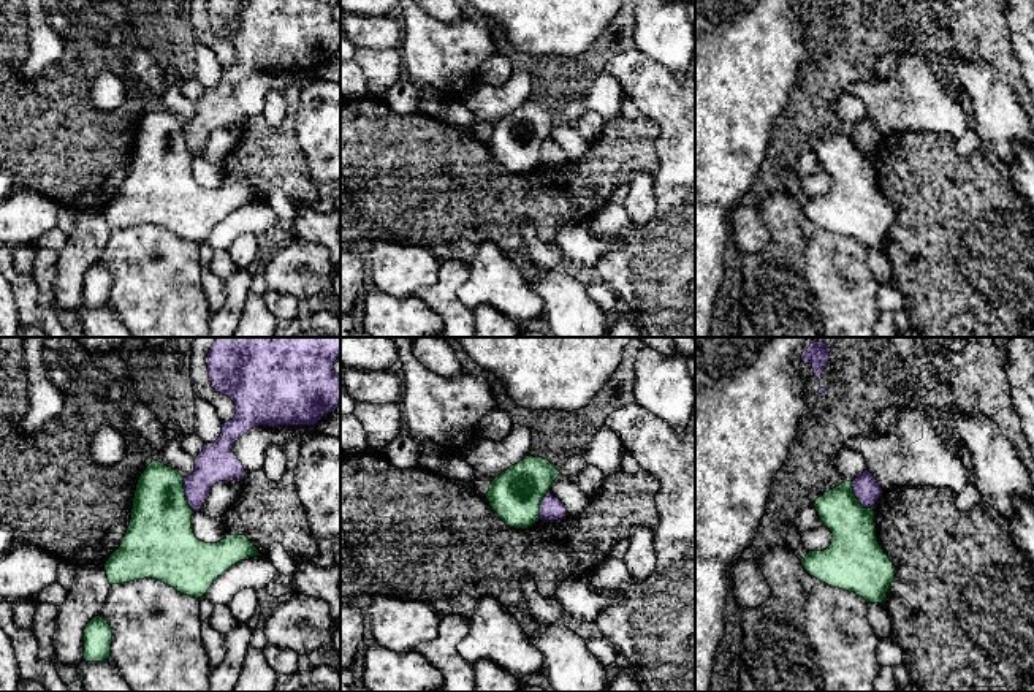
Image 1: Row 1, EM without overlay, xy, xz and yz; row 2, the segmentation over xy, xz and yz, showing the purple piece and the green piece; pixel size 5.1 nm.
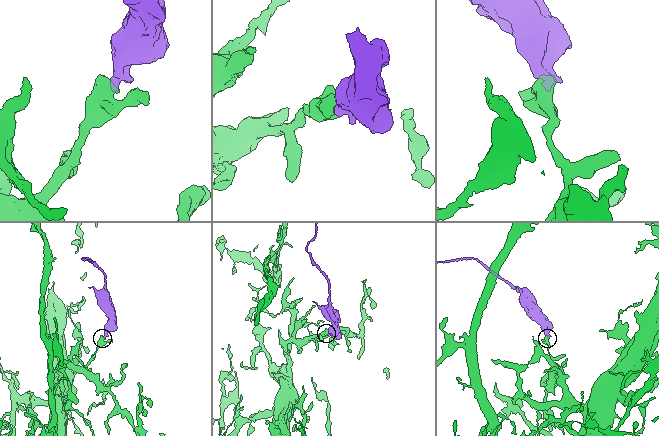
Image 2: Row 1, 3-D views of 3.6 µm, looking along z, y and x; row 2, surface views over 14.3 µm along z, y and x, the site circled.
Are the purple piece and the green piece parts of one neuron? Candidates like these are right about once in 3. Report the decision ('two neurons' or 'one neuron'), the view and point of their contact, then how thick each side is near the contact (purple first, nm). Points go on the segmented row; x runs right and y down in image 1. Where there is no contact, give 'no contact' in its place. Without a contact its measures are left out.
two neurons | yz (857, 498) | 140/240 nm

